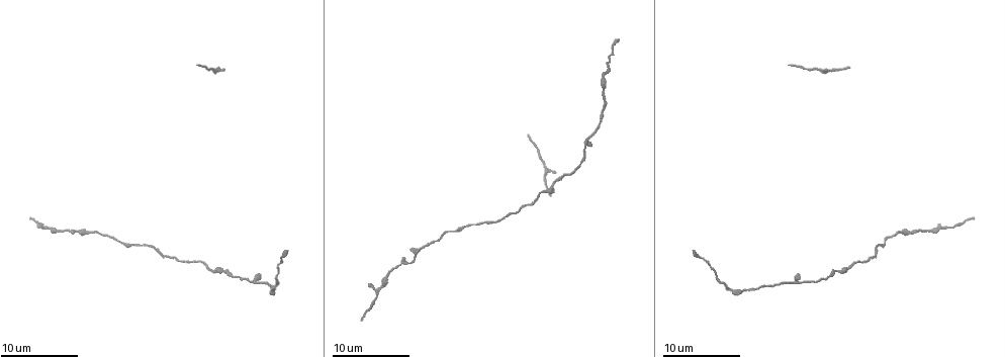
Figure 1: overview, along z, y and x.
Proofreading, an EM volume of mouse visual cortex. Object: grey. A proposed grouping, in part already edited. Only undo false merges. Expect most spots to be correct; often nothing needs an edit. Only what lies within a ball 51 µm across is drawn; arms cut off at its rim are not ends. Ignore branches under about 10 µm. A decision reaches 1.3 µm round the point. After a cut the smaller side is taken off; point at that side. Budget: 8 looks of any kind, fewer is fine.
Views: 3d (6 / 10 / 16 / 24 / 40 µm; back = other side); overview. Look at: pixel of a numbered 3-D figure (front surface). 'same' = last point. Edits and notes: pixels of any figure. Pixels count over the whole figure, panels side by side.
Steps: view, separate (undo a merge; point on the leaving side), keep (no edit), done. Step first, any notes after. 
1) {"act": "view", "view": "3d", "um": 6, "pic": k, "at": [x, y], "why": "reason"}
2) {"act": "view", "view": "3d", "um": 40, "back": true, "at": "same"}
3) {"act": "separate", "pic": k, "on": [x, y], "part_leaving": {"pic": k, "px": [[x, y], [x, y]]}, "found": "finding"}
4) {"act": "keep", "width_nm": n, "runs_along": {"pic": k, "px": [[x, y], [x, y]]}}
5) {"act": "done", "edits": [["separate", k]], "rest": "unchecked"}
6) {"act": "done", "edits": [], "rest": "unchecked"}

{"act": "view", "view": "3d", "um": 10, "pic": 1, "at": [876, 245]}

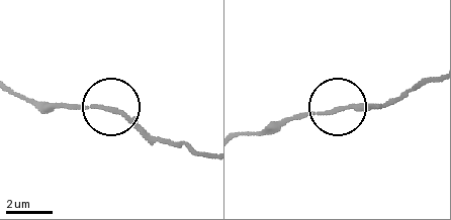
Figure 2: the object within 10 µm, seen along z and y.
{"act": "view", "view": "3d", "um": 6, "pic": 2, "at": [338, 108]}

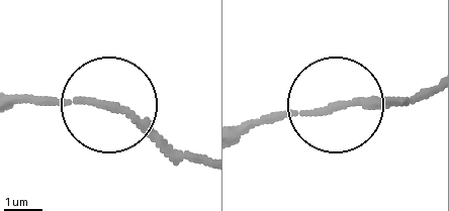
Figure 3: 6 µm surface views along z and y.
{"act": "keep", "runs_along": {"pic": 3, "px": [[429, 88], [245, 123]]}, "found": "all the same neuron"}

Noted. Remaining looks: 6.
{"act": "view", "view": "3d", "um": 16, "pic": 1, "at": [553, 181]}

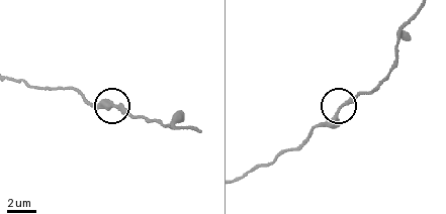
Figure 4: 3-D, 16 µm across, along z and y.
{"act": "view", "view": "3d", "um": 6, "pic": 4, "at": [338, 108], "why": "zoom in"}

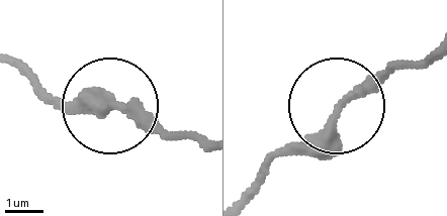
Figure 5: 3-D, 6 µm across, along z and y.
{"act": "keep", "runs_along": {"pic": 5, "px": [[245, 195], [264, 167], [303, 146], [396, 64]]}, "found": "one neuron here"}

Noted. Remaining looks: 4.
{"act": "view", "view": "3d", "um": 6, "pic": 1, "at": [261, 282], "why": "calibre changes"}

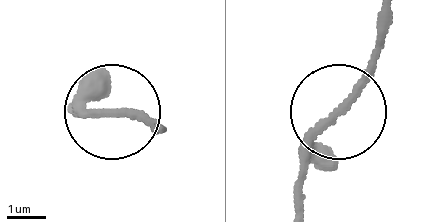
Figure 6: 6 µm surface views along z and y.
{"act": "keep", "found": "continuous, no second neuron"}

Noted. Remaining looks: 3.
{"act": "view", "view": "3d", "um": 16, "pic": 1, "at": [411, 262], "why": "narrows sharply"}

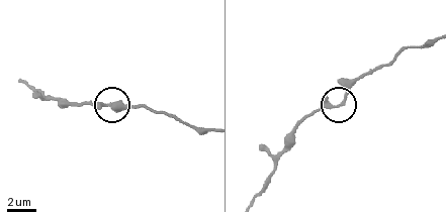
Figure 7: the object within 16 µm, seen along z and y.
{"act": "keep", "runs_along": {"pic": 7, "px": [[432, 39], [367, 73], [338, 104], [303, 116]]}, "found": "continuous, no second neuron"}

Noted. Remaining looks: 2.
{"act": "done", "edits": [], "rest": "unchecked"}

